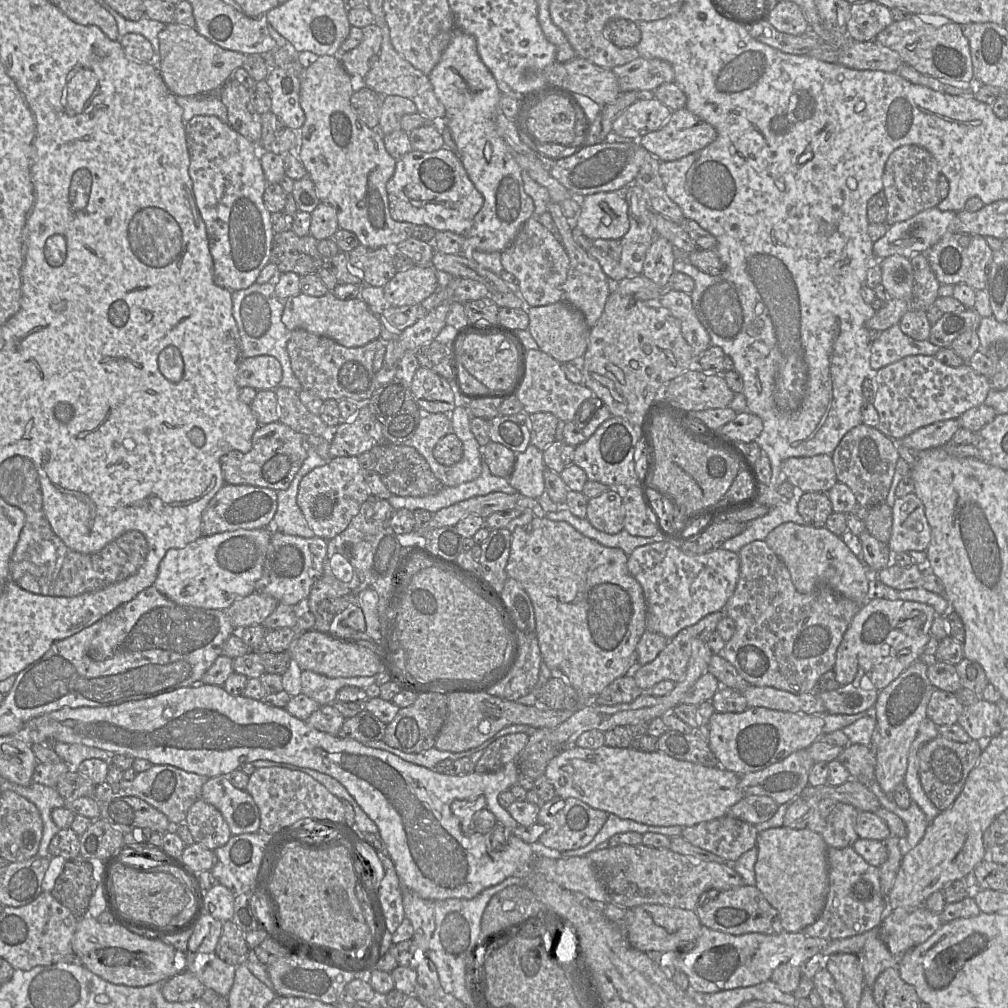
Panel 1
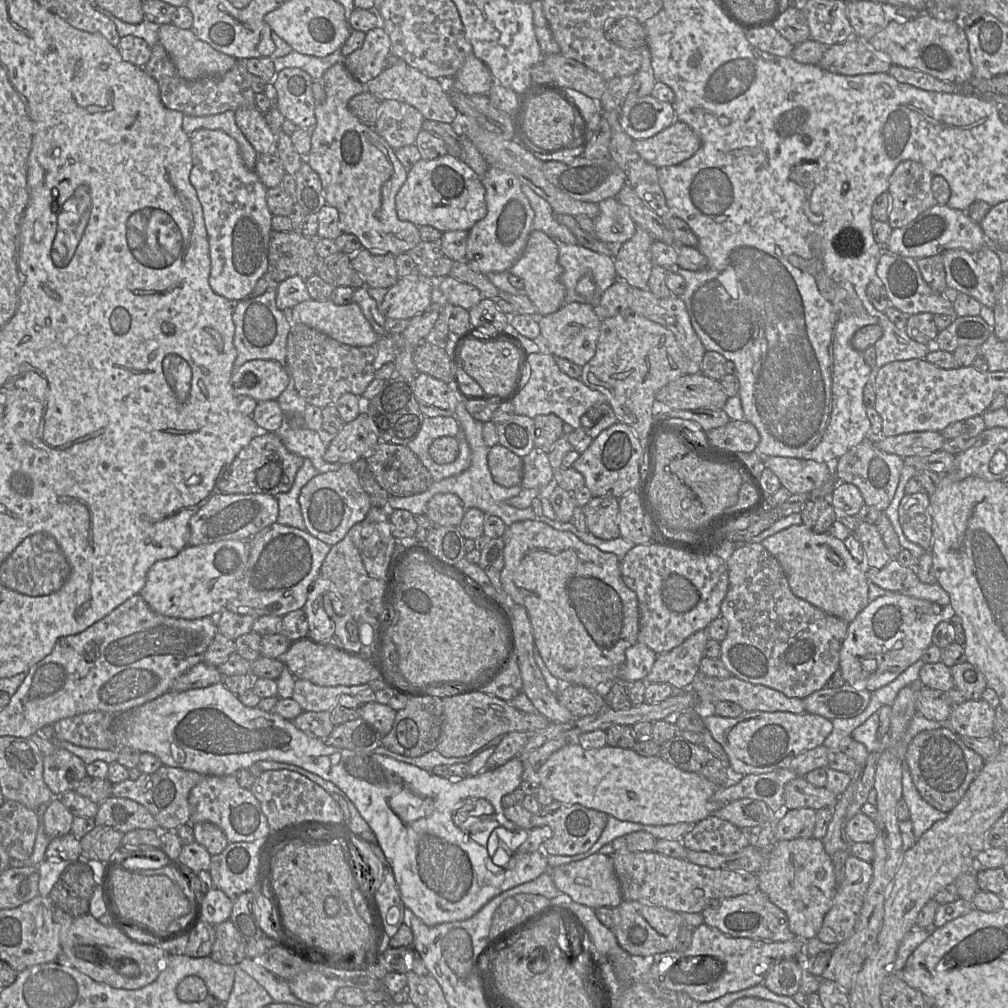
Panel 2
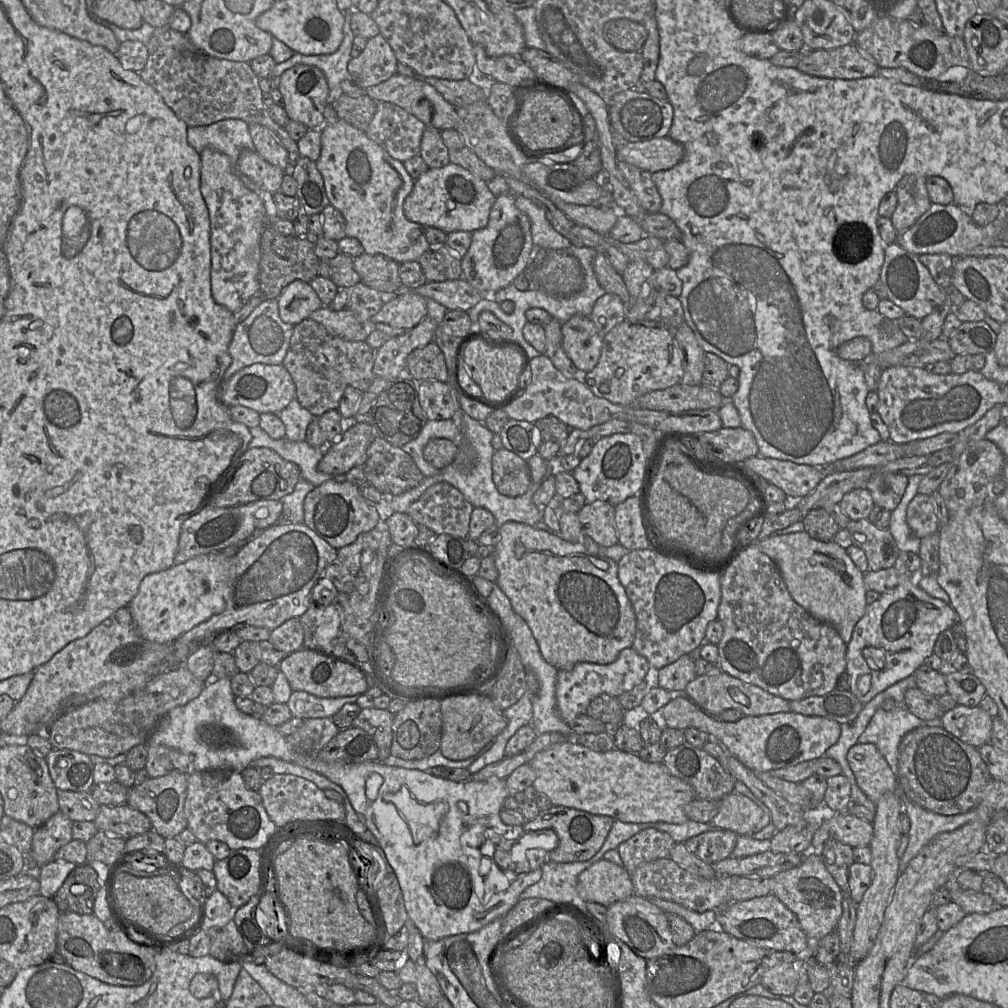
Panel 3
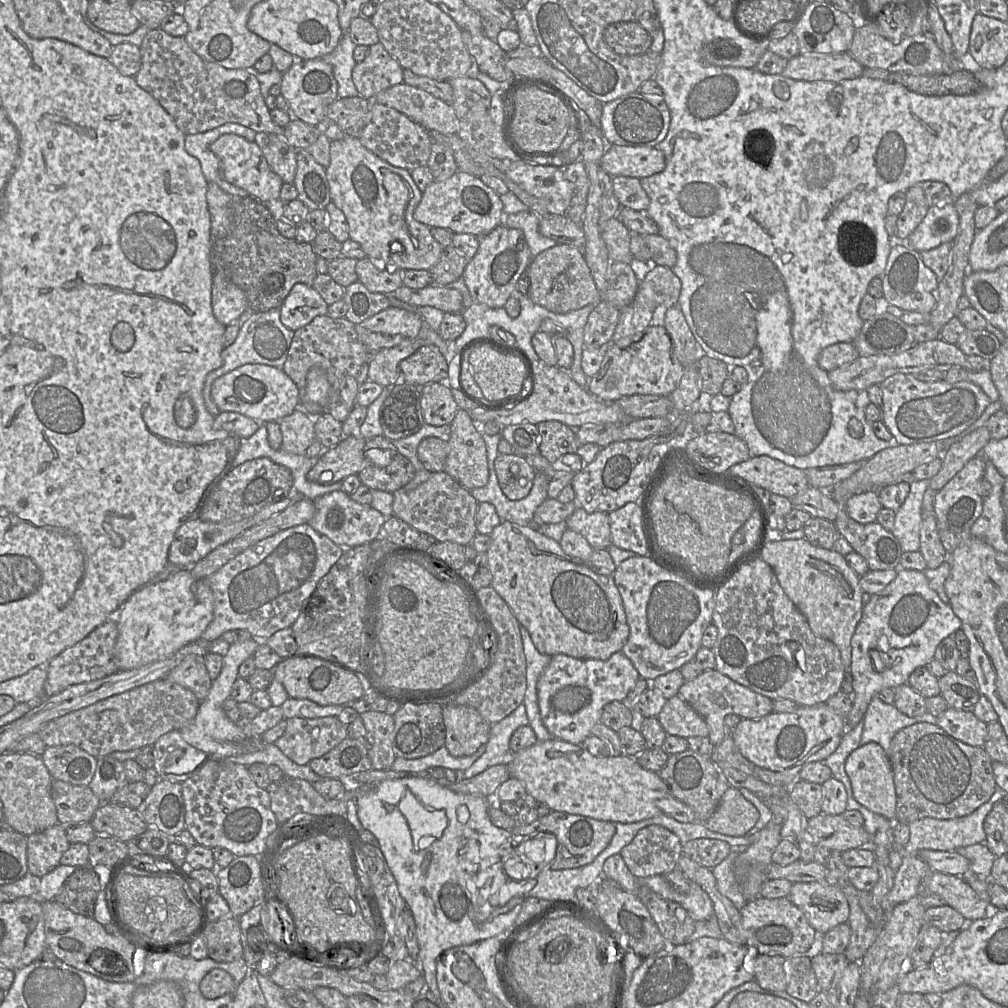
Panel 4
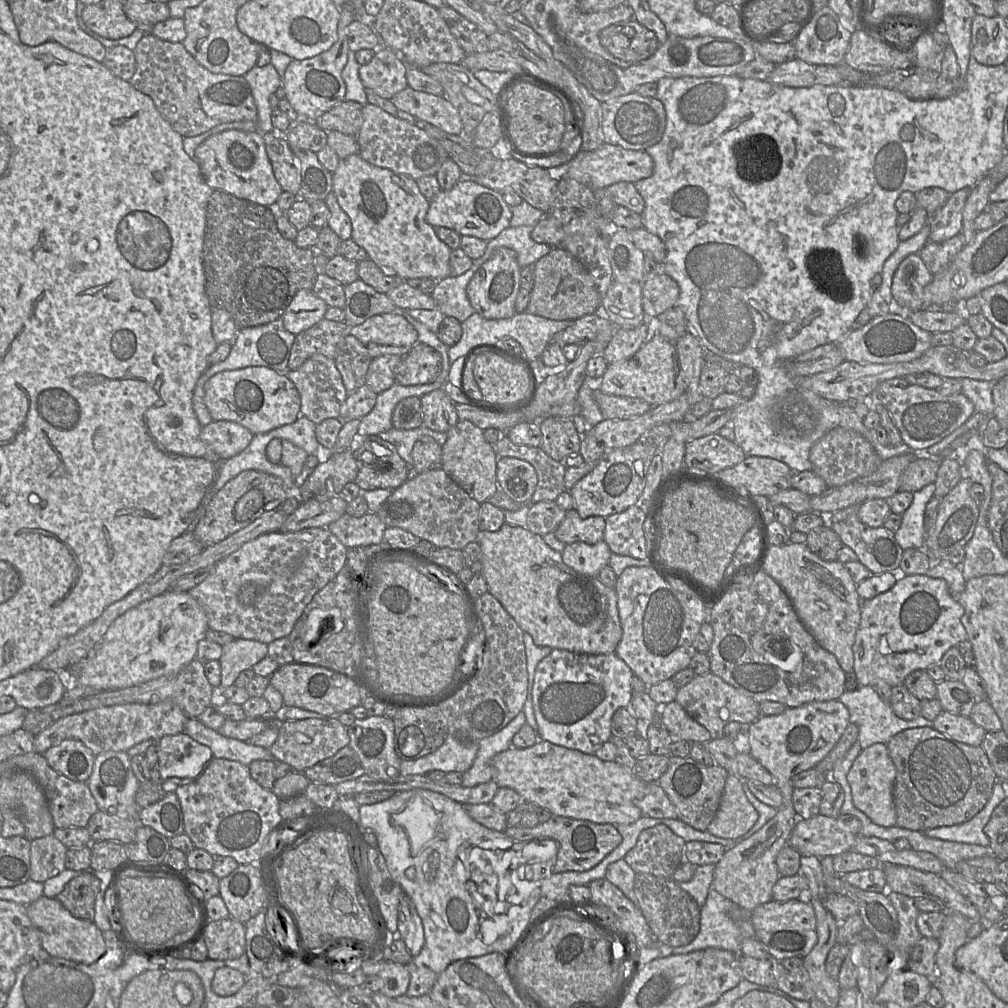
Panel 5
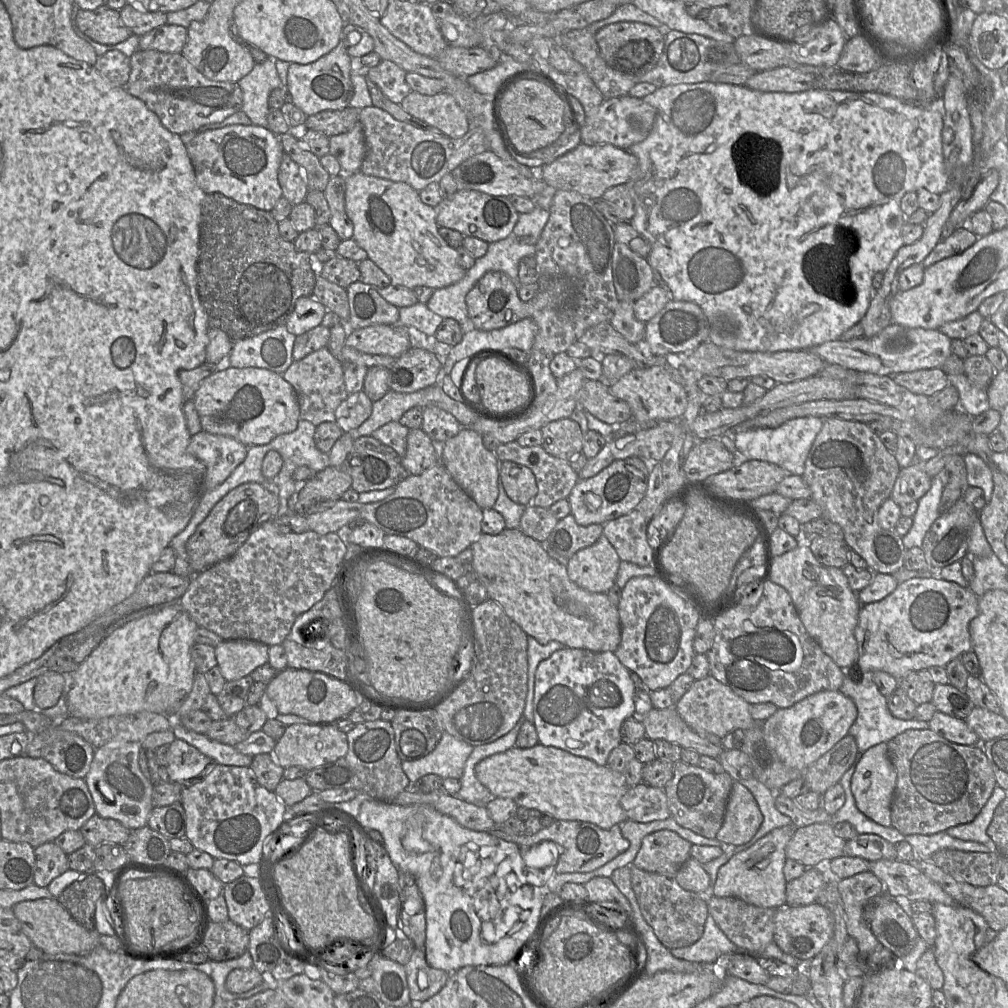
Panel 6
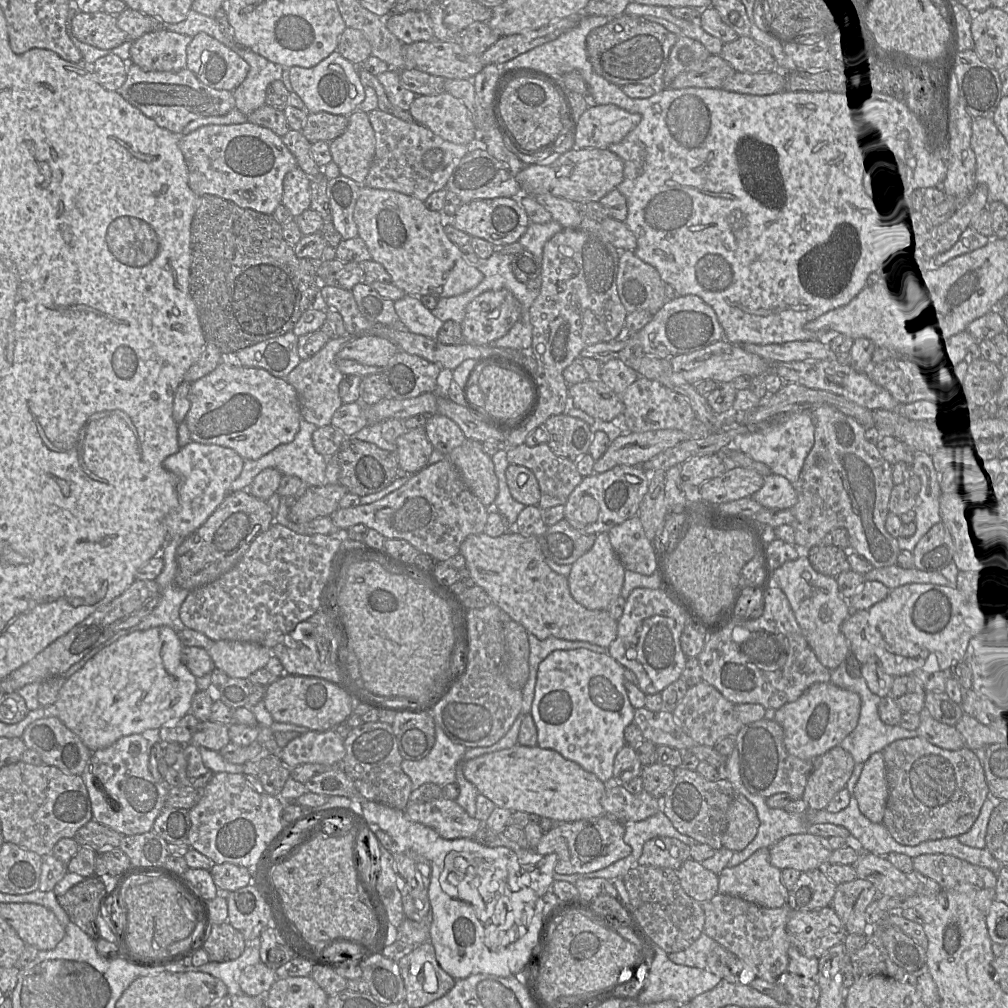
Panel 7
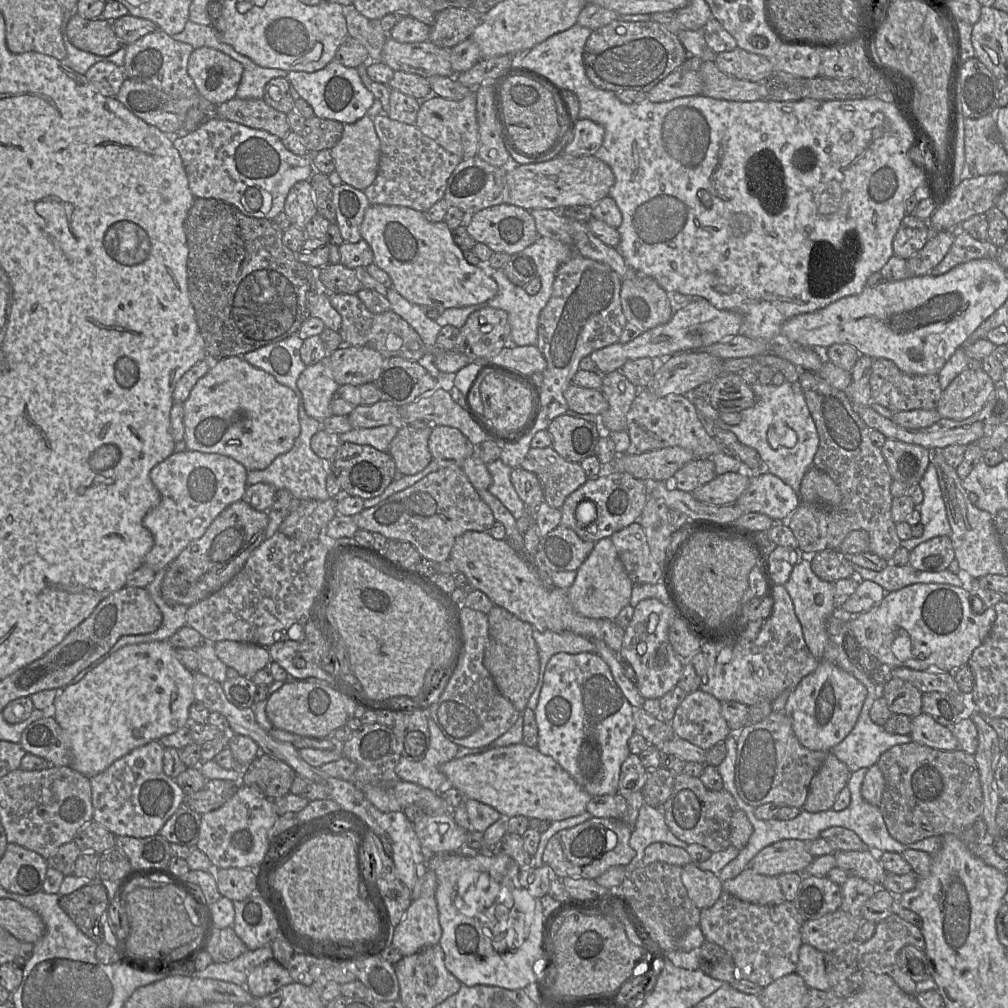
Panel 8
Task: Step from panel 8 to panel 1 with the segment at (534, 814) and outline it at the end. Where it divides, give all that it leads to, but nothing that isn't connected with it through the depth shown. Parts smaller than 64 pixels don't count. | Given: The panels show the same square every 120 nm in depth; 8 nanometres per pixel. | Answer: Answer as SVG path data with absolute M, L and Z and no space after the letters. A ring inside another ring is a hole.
M601 746L597 749L571 747L562 750L547 765L544 775L555 789L557 796L576 798L591 806L650 826L690 827L725 816L728 810L744 798L738 789L741 776L721 766L706 767L670 757L661 751L641 752L628 748Z

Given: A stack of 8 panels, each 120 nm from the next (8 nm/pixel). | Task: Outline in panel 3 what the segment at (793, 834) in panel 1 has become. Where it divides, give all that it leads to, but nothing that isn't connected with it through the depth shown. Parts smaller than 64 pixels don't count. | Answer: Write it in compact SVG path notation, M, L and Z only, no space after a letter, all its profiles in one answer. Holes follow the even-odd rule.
M813 852L804 854L803 861L796 867L780 872L771 878L771 893L792 911L809 940L820 940L836 930L842 915L842 891L827 870L822 857Z

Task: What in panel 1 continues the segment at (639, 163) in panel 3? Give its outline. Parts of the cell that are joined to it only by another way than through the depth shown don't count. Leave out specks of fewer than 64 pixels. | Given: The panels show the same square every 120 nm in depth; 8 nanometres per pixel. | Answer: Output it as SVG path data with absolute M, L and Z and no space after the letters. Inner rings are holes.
M687 108L672 111L660 129L641 136L637 141L658 160L678 160L699 151L717 137L716 129Z

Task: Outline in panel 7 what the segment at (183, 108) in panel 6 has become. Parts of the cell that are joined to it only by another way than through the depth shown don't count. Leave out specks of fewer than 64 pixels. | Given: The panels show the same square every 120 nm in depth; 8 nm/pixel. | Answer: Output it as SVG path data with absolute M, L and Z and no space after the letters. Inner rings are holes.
M128 63L127 79L118 92L160 127L179 136L191 121L224 115L235 108L233 91L205 85L188 68L177 72L144 71L138 65Z

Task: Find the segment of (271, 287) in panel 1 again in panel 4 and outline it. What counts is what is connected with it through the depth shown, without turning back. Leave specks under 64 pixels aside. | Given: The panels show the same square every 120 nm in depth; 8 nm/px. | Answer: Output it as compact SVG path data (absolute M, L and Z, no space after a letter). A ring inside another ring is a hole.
M273 309L262 313L252 313L251 311L246 310L237 320L242 321L242 325L235 341L233 344L222 350L222 365L210 372L204 381L202 391L204 402L207 410L214 418L220 413L211 393L211 388L215 380L222 375L249 363L265 364L283 369L295 332L287 328L281 322L280 309Z

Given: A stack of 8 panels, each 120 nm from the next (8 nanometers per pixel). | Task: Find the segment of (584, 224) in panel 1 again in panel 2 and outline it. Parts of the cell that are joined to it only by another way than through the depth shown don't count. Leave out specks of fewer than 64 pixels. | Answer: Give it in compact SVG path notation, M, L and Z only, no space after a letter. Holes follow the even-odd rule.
M613 197L599 202L598 206L599 215L593 220L597 239L623 244L634 235L636 224L626 206Z

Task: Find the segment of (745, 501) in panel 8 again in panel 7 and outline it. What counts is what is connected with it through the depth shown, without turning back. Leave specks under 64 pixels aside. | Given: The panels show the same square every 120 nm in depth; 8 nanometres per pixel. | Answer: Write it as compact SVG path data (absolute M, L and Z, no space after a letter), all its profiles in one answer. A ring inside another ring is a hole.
M777 474L765 477L763 486L751 497L763 508L790 509L797 502L793 484Z

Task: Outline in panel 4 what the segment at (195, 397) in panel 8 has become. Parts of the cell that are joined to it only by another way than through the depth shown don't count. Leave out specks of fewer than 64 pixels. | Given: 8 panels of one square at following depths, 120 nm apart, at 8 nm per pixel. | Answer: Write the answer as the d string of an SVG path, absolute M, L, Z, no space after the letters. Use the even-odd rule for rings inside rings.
M259 363L242 365L215 380L212 398L220 412L238 412L261 424L279 421L300 407L300 391L281 368Z

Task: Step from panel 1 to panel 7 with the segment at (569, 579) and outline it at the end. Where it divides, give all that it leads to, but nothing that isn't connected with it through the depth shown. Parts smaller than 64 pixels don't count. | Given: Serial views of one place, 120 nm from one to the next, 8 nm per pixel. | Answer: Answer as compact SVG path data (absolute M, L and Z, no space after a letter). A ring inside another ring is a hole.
M508 530L498 537L490 537L485 532L471 534L461 543L459 553L465 558L465 566L475 585L483 588L493 604L539 640L555 637L568 641L584 641L608 648L616 639L618 621L610 616L608 610L589 610L574 600L569 590L568 577L554 572L546 563L539 537L523 536L513 530Z

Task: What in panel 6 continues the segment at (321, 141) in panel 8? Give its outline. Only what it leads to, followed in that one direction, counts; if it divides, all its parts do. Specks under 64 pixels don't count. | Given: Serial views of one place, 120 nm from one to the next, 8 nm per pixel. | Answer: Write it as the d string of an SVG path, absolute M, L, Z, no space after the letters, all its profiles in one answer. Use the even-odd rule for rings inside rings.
M345 107L341 110L325 110L307 117L304 128L331 137L350 131L359 123L359 110Z

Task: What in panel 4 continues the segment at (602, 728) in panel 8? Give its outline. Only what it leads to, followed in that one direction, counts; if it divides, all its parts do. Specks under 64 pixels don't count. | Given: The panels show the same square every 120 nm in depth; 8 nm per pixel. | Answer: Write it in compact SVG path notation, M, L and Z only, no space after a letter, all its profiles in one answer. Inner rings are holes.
M622 651L615 652L605 661L577 659L565 654L554 655L537 682L538 705L542 722L554 738L581 745L591 735L591 729L600 723L604 706L613 701L624 701L639 678L638 671Z

